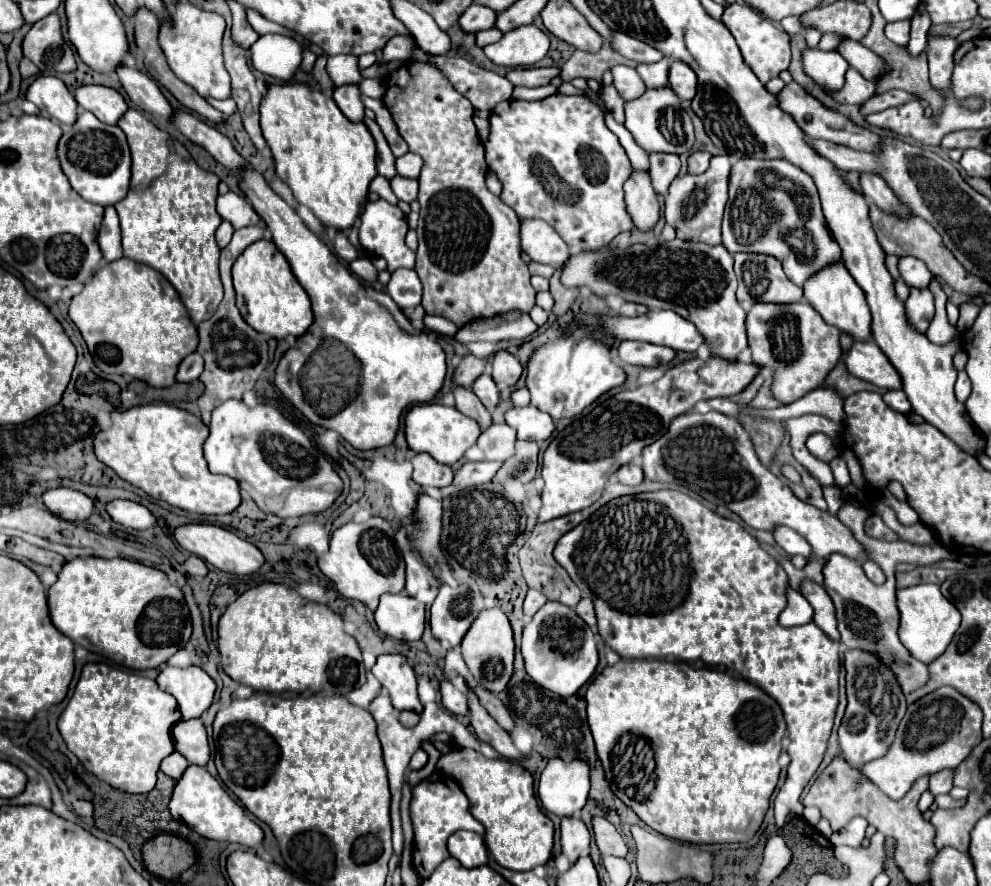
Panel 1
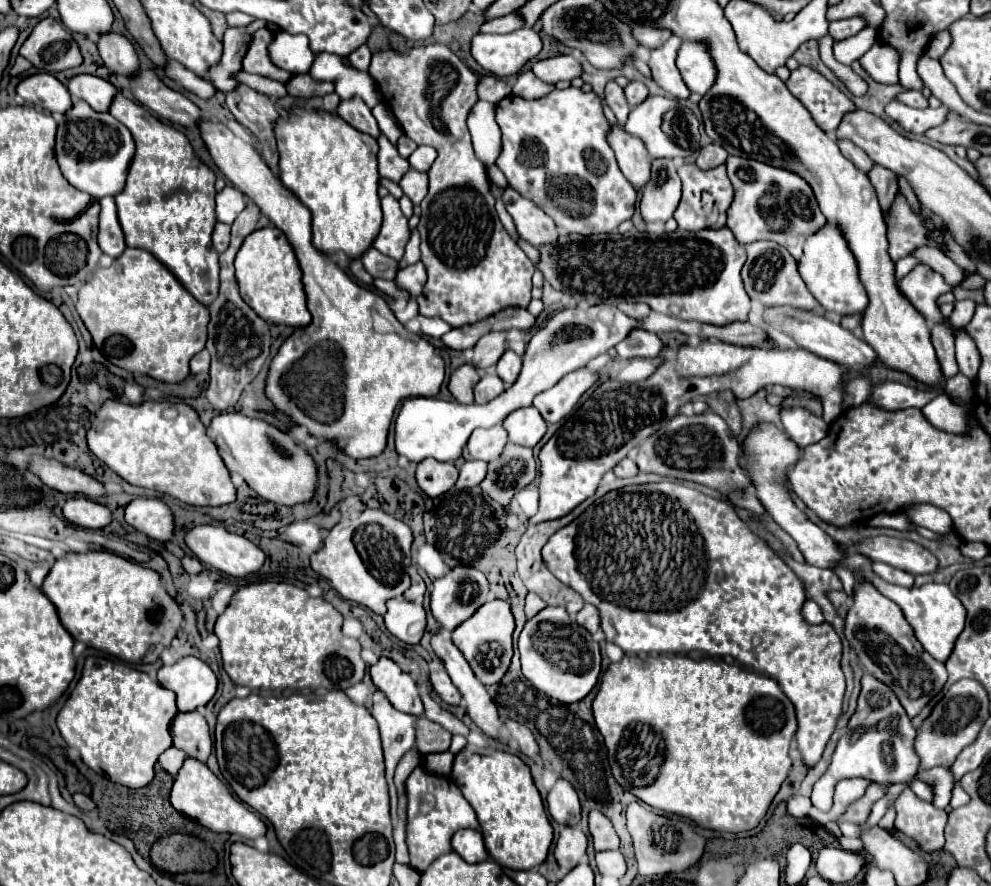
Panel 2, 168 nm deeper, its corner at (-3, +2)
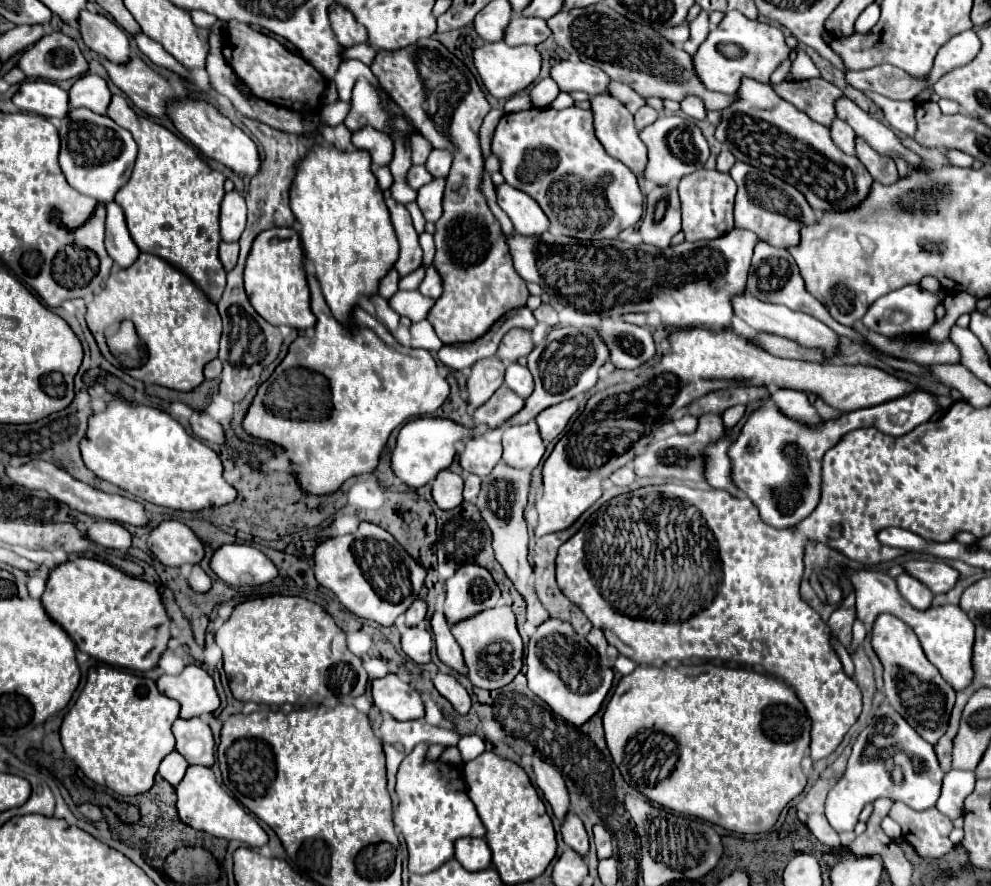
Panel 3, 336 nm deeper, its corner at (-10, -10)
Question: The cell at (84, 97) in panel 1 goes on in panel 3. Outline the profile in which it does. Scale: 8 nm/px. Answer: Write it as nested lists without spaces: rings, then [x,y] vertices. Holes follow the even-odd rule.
[[[92,73],[82,75],[72,85],[68,95],[70,95],[70,103],[74,107],[86,107],[100,115],[106,115],[106,109],[108,109],[110,97],[112,97],[106,81],[100,75],[92,75]]]

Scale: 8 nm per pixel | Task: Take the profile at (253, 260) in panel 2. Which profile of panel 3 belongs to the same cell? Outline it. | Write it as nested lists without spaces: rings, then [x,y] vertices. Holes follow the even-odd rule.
[[[274,227],[262,231],[252,245],[244,269],[244,287],[252,307],[272,325],[290,325],[294,329],[314,327],[316,317],[310,309],[310,289],[304,271],[304,251],[300,237],[292,227]]]

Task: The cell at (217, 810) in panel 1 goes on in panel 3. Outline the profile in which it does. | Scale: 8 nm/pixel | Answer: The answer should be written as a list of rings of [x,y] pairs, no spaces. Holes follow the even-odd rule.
[[[190,765],[186,771],[186,777],[176,787],[178,793],[178,815],[180,819],[200,831],[206,831],[214,837],[224,839],[236,839],[246,843],[248,847],[262,847],[268,843],[266,831],[258,825],[258,821],[232,797],[228,795],[214,779],[214,773],[210,767],[202,765]]]

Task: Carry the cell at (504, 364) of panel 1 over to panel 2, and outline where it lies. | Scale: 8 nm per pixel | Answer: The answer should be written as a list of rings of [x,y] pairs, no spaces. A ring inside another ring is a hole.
[[[507,349],[507,351],[501,355],[501,359],[499,359],[499,363],[497,363],[495,369],[497,369],[497,375],[503,379],[503,383],[505,383],[505,385],[511,385],[511,383],[515,383],[515,379],[519,377],[521,357],[519,357],[515,351]]]

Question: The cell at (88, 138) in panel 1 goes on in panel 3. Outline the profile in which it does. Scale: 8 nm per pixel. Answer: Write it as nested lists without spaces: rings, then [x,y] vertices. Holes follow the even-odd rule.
[[[70,107],[68,115],[60,121],[60,167],[66,175],[66,181],[80,191],[100,203],[114,201],[116,191],[128,181],[134,161],[136,161],[136,141],[134,137],[114,125],[108,115],[92,113],[90,109]]]

